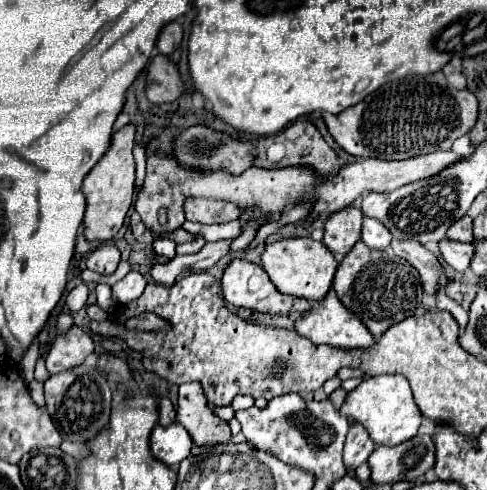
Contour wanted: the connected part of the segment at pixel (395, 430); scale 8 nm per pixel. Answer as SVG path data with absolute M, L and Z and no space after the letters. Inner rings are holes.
M380 375L364 379L346 395L340 413L354 423L364 425L376 445L398 445L402 441L408 441L418 433L418 427L422 423L422 413L412 399L408 379L404 379L402 375Z

